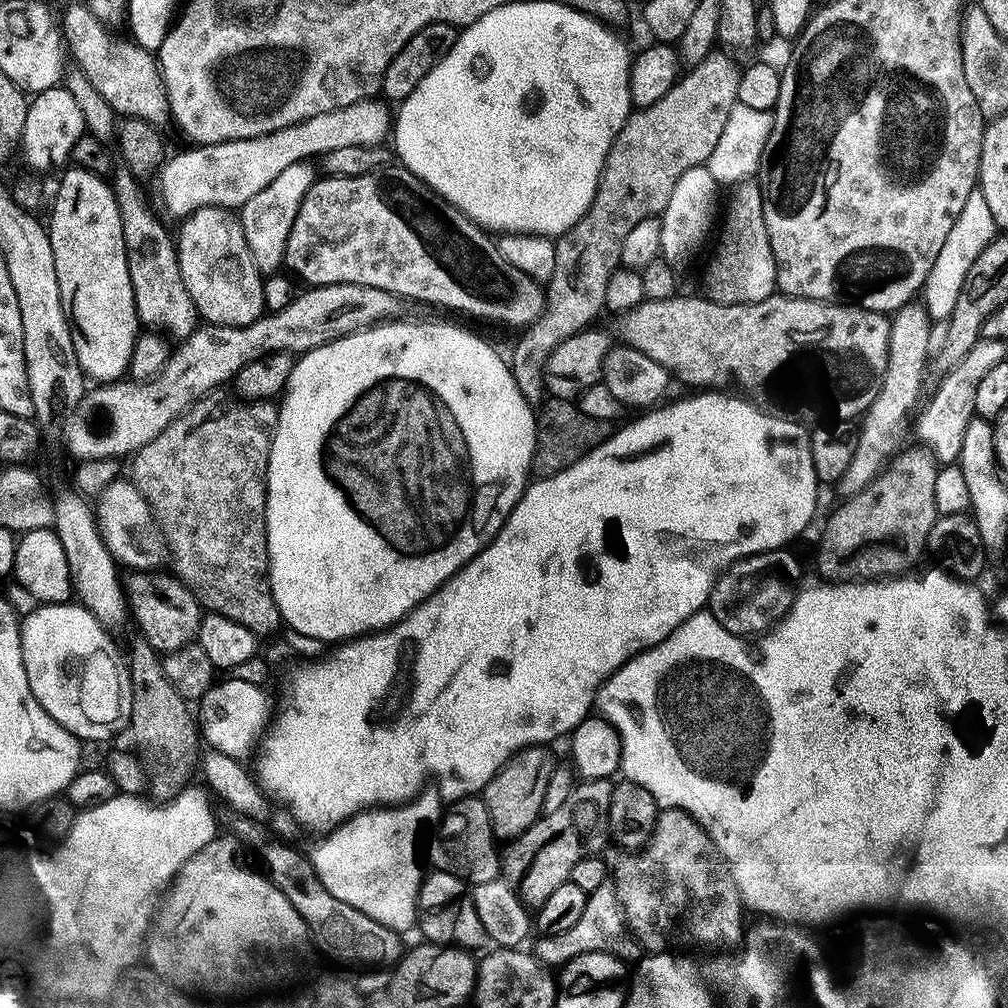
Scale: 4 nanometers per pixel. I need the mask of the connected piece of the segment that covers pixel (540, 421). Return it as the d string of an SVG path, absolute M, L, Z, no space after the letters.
M545 399L539 405L536 417L536 453L532 459L535 475L540 478L557 476L606 442L609 435L609 421L590 418L590 414L586 414L571 400Z

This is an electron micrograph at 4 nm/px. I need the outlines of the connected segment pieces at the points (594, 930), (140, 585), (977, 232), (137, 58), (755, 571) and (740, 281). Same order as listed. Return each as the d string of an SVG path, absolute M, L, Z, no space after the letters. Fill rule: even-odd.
M612 878L602 882L602 886L598 886L598 890L588 893L586 910L582 914L582 918L578 918L578 922L574 922L574 926L570 926L570 930L562 930L560 934L550 934L549 936L537 935L535 939L534 954L544 966L549 966L548 964L559 966L565 964L567 960L573 960L576 956L591 952L610 954L625 962L639 961L642 956L639 942L632 937L632 931L628 929L617 881Z
M133 571L126 580L126 595L128 606L134 624L140 627L139 635L155 652L167 654L181 651L183 647L193 643L200 634L202 609L196 601L196 596L183 580L175 575L163 576L163 571L151 572Z
M979 188L971 191L961 214L955 219L954 226L950 226L950 235L947 236L946 242L942 242L942 250L938 250L938 258L922 289L923 305L933 321L947 320L952 315L954 302L958 302L958 294L969 275L970 266L997 234L998 229L985 196Z
M87 3L72 4L64 12L64 32L62 28L62 38L68 42L68 48L72 51L72 56L76 59L75 67L84 73L84 77L106 98L106 102L112 111L121 117L138 116L142 120L151 121L152 117L152 80L154 84L154 56L147 52L145 48L133 47L133 52L124 52L123 44L108 32L109 29L97 18L88 8Z
M786 548L776 549L736 560L716 580L706 606L711 615L718 619L724 629L730 630L736 636L750 638L761 635L768 631L777 621L783 620L795 600L797 588L800 584L798 582L800 578L800 564L797 558L788 551L790 550Z
M756 182L738 183L731 192L728 209L725 212L723 209L722 212L716 256L710 257L708 265L704 268L703 291L707 299L714 304L762 302L777 291L776 263L770 250L770 234L766 234L764 199L760 193L759 183Z

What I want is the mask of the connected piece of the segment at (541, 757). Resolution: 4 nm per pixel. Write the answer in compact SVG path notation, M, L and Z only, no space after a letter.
M533 746L515 752L485 786L482 799L490 814L492 829L501 841L515 842L523 832L536 824L544 812L546 786L550 786L550 774L554 767L548 751L547 747Z

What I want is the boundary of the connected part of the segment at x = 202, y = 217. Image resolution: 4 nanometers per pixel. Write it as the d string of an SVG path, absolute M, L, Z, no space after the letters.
M202 207L183 219L175 247L179 268L199 317L211 324L241 328L265 313L264 278L254 265L251 245L245 240L239 217L229 209Z

